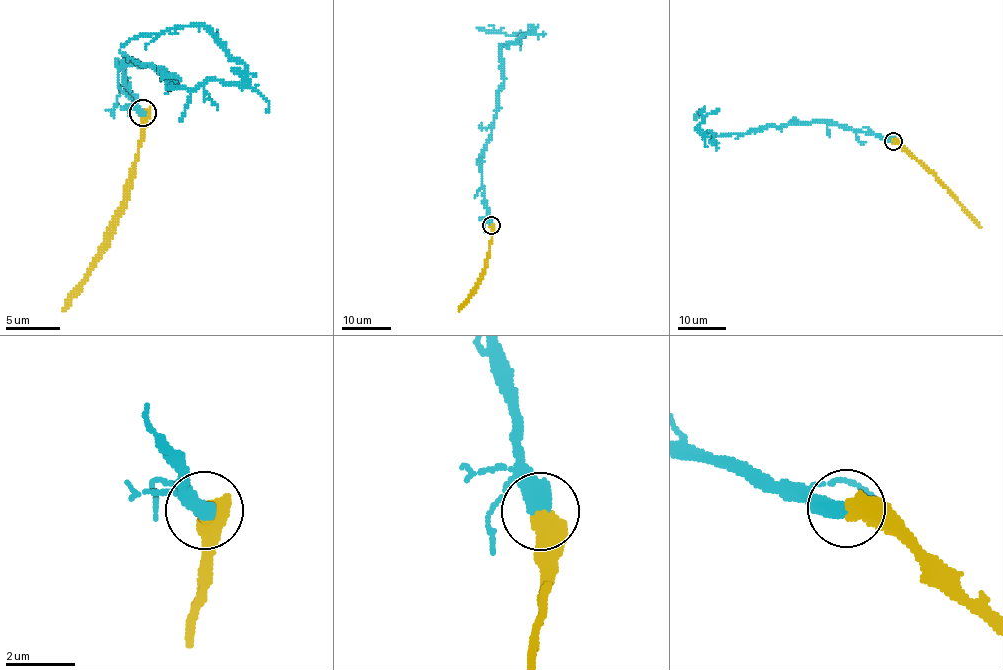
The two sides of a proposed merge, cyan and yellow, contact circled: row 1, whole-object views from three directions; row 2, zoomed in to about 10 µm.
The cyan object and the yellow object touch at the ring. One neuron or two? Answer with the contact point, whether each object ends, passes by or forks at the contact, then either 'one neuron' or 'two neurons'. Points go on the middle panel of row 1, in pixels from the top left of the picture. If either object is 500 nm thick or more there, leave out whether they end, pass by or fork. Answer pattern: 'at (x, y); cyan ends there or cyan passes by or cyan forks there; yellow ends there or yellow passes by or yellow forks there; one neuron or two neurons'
at (491, 225); one neuron

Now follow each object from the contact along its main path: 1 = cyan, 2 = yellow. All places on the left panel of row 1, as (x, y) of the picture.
1: (142, 112), (123, 75), (129, 62), (179, 88), (236, 82), (245, 65), (201, 26), (121, 46)
2: (142, 112), (141, 143), (123, 213), (110, 244), (63, 311)

